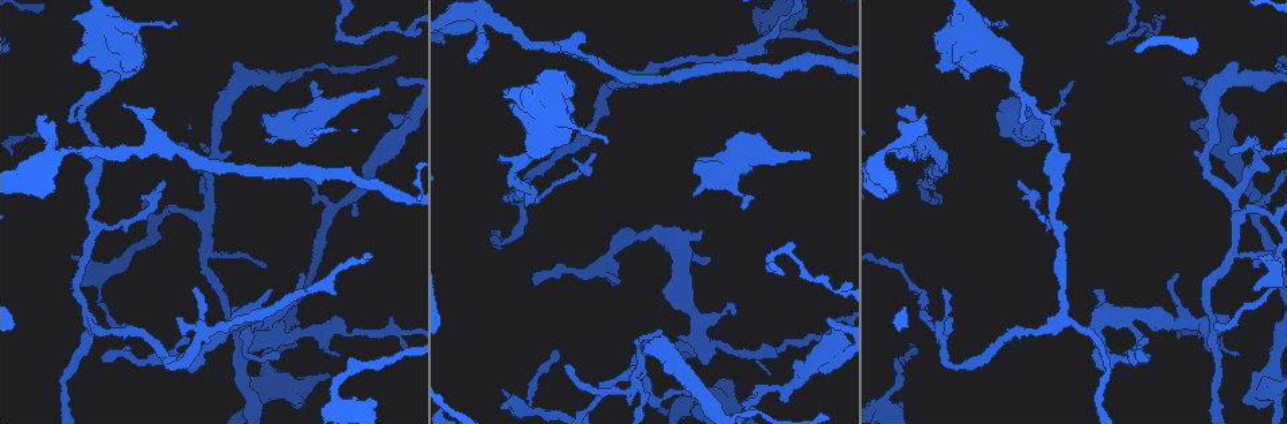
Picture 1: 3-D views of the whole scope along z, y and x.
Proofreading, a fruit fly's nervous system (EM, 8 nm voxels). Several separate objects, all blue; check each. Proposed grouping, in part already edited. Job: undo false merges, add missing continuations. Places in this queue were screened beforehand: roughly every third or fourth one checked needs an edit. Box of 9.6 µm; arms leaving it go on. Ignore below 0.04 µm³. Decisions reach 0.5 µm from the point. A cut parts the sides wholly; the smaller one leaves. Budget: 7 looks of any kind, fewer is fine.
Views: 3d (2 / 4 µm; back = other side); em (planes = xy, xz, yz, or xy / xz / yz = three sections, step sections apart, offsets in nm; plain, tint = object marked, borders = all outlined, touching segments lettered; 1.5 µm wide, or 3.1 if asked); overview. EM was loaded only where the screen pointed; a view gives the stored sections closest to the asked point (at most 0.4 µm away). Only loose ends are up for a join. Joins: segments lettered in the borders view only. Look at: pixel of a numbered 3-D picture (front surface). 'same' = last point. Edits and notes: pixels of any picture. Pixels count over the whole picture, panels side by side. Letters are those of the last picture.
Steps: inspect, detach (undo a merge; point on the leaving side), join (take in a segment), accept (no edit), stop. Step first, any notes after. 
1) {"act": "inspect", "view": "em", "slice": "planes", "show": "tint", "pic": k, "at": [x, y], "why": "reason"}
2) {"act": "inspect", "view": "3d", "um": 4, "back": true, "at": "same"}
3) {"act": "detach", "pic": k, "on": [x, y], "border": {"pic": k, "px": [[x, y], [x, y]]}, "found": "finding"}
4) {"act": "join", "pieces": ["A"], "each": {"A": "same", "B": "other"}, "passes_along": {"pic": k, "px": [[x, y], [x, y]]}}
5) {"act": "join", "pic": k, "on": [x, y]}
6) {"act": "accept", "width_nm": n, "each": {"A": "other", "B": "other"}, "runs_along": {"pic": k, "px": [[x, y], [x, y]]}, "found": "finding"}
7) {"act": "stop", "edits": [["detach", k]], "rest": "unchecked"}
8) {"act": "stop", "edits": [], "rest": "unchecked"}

{"act": "inspect", "view": "em", "slice": "planes", "show": "borders", "pic": 1, "at": [594, 154], "why": "an open end"}

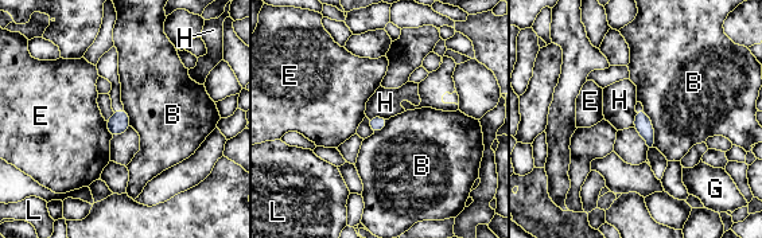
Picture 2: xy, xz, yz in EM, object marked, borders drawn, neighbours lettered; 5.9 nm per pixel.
{"act": "accept", "longest_contact_nm": ["B", 240], "each": {"B": "other", "E": "other", "G": "other", "H": "other", "L": "other"}, "border": {"pic": 2, "px": [[388, 117], [368, 118]]}, "found": "none of them fits"}

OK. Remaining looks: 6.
{"act": "inspect", "view": "3d", "um": 4, "pic": 1, "at": [811, 157], "why": "free end"}

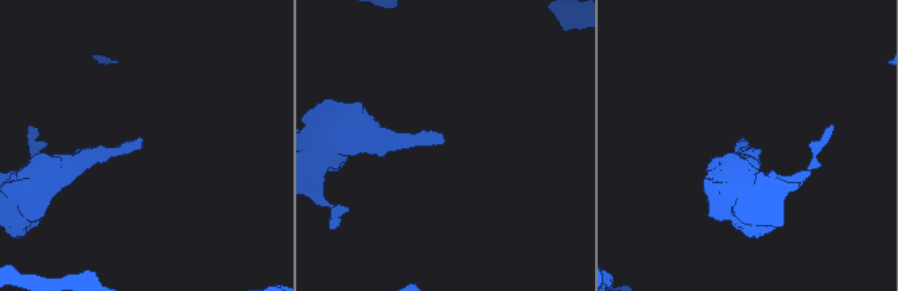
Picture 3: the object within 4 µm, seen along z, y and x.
{"act": "inspect", "view": "em", "slice": "planes", "show": "tint", "pic": 3, "at": [743, 142], "why": "now the EM"}

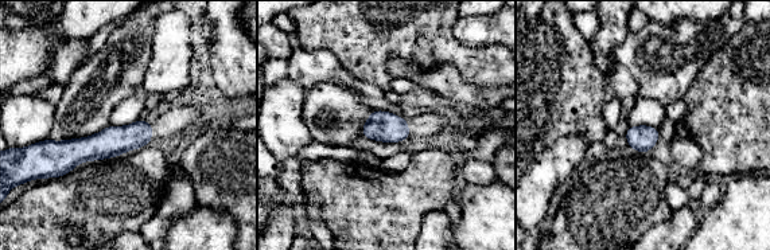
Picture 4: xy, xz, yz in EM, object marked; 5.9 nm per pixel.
{"act": "inspect", "view": "em", "slice": "planes", "show": "borders", "at": "same"}

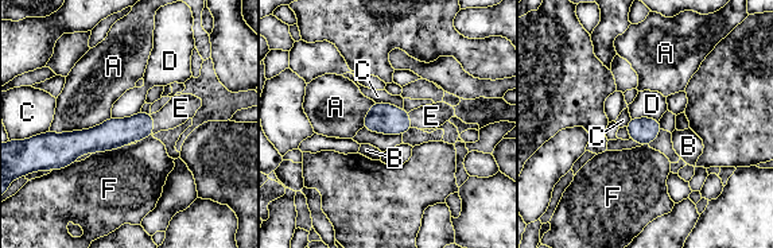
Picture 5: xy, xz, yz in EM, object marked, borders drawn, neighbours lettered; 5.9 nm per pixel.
{"act": "join", "pieces": ["E"], "longest_contact_nm": ["A", 380], "each": {"A": "other", "B": "other", "C": "other", "D": "other", "E": "same", "F": "other"}, "passes_along": {"pic": 5, "px": [[113, 134], [152, 124], [181, 108]]}, "found": "it goes on there"}

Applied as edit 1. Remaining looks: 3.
{"act": "inspect", "view": "em", "slice": "xz", "step": 4, "show": "tint", "pic": 1, "at": [348, 371], "why": "thick turns thin"}

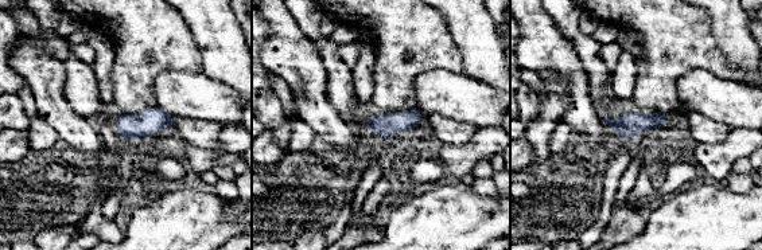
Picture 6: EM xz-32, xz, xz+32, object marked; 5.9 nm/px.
{"act": "inspect", "view": "em", "slice": "planes", "show": "borders", "at": "same"}

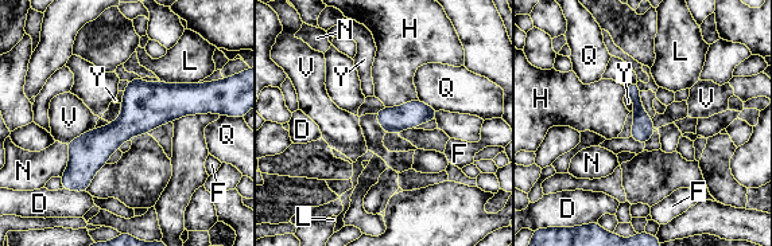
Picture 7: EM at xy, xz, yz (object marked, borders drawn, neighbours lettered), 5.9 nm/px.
{"act": "accept", "width_nm": 130, "each": {"D": "other", "F": "other", "H": "other", "L": "other", "N": "other", "Q": "other", "V": "other", "Y": "other"}, "runs_along": {"pic": 7, "px": [[205, 104], [148, 105], [68, 174]]}, "found": "one neuron here"}

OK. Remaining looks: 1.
{"act": "stop", "edits": [["join", 5]], "rest": "unchecked"}

